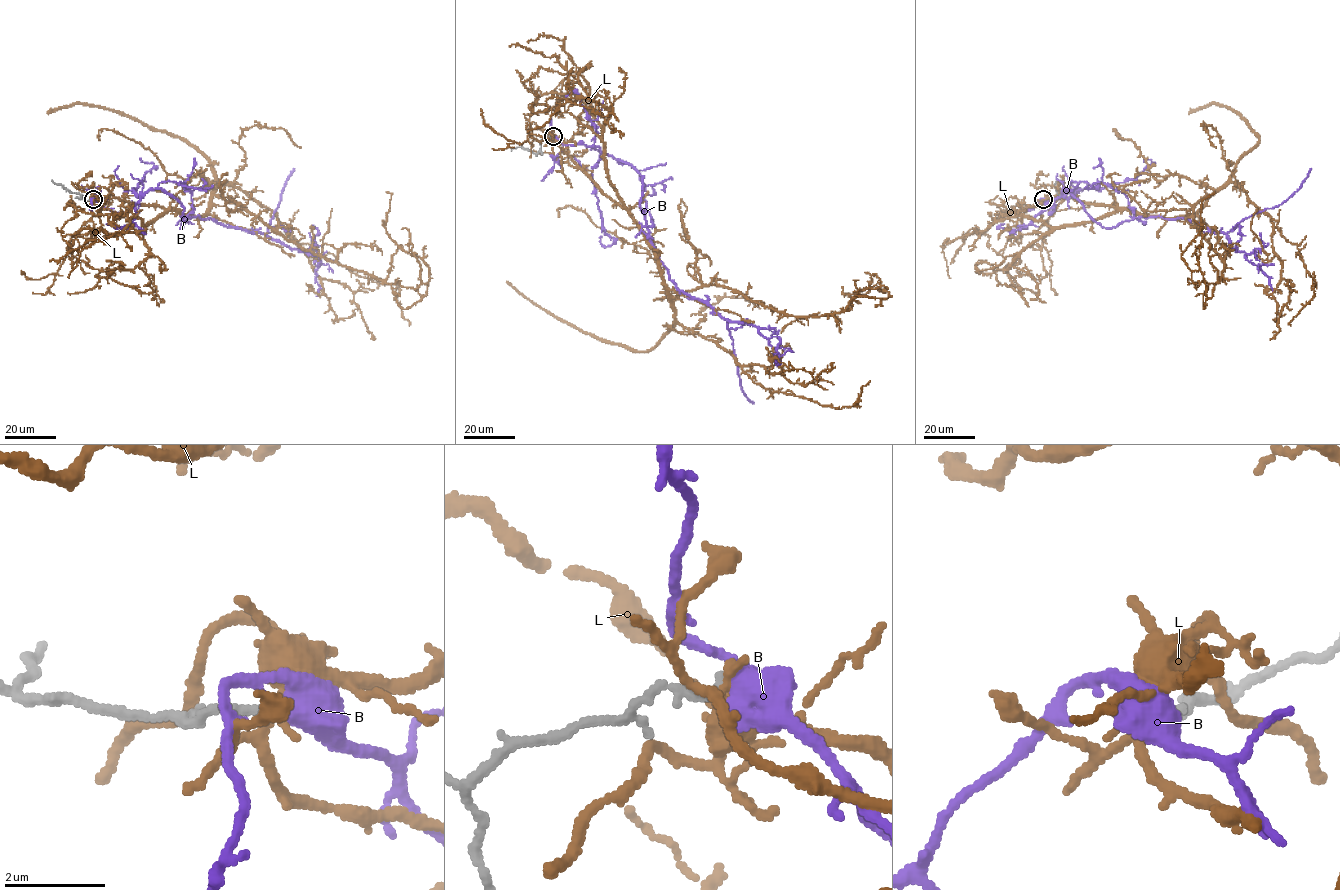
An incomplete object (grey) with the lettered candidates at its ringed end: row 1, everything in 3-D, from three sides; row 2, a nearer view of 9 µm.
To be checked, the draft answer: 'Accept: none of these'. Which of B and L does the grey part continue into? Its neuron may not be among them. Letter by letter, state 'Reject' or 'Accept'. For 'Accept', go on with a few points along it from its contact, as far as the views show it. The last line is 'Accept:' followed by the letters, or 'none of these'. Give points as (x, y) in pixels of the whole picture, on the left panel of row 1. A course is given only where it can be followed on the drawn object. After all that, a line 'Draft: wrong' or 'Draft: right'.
B: Reject
L: Reject
Accept: none of these
Draft: right

